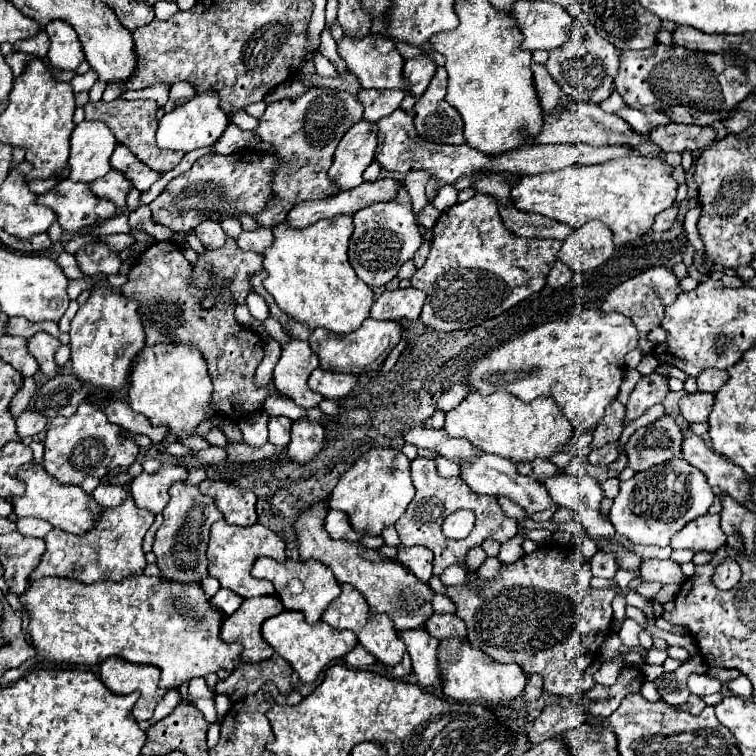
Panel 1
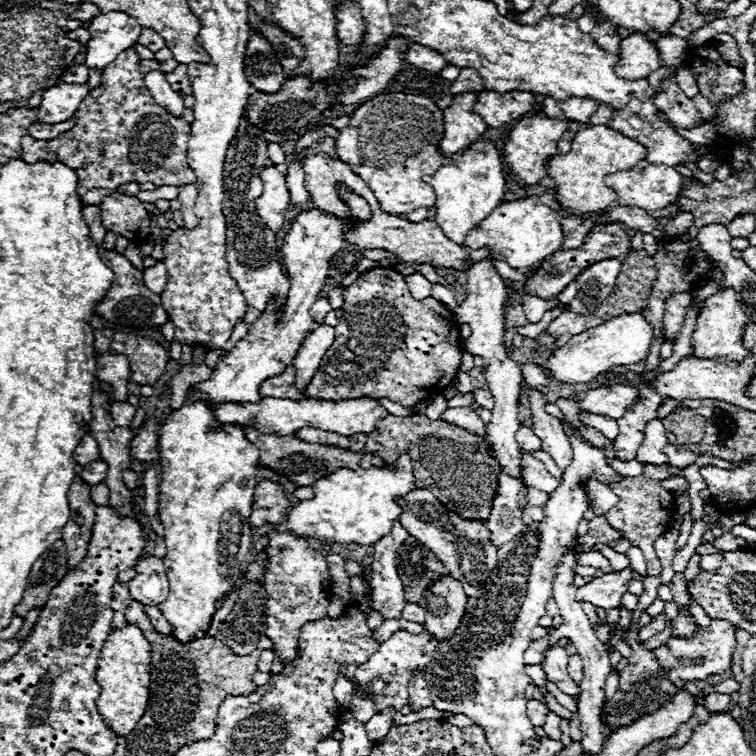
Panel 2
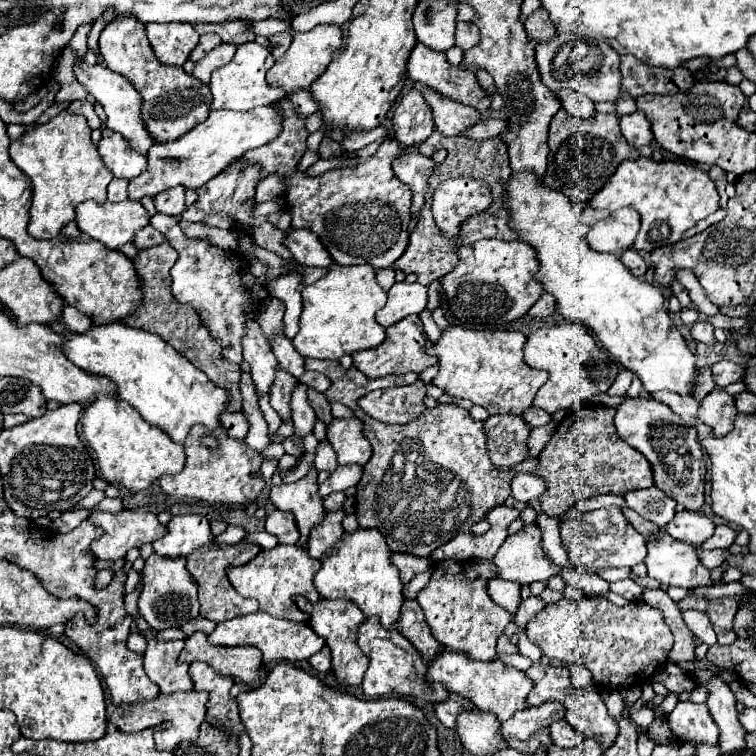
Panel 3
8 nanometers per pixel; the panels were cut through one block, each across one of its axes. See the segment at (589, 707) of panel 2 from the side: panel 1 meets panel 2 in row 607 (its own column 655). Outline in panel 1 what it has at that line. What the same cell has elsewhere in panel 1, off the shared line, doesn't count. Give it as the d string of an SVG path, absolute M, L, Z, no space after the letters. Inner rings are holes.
M646 558L640 568L644 578L650 578L650 582L662 582L662 584L680 584L684 580L684 574L680 566L672 560L658 560L658 558Z

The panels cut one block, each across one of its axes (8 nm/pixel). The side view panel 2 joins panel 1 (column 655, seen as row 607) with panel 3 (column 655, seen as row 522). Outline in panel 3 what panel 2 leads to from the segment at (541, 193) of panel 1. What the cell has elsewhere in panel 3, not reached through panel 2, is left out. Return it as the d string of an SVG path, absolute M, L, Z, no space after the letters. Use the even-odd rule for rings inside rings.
M650 158L624 160L614 176L604 184L602 192L590 198L592 208L632 208L640 214L642 228L632 244L634 250L652 252L654 248L676 244L682 234L698 220L708 218L718 210L718 192L708 172L686 162L654 162Z

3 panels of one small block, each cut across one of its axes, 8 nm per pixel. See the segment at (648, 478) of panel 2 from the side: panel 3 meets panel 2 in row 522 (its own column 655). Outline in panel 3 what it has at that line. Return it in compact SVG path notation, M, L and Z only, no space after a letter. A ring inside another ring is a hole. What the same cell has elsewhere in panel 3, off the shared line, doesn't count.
M584 596L582 600L564 598L556 604L546 604L544 610L528 622L526 636L550 660L556 658L564 664L584 664L592 672L594 682L606 688L642 684L646 678L654 676L654 672L668 660L668 654L674 646L674 636L664 624L660 610L646 606L644 602L630 602L620 608L608 602L604 596Z

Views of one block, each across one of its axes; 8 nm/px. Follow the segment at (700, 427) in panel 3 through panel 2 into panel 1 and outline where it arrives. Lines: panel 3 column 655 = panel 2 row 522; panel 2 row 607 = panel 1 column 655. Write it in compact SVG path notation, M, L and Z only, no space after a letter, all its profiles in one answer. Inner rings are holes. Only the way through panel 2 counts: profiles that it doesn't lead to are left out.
M652 372L648 376L642 376L632 394L630 400L626 404L626 422L642 416L650 406L664 402L664 398L668 396L670 388L668 388L668 378Z

